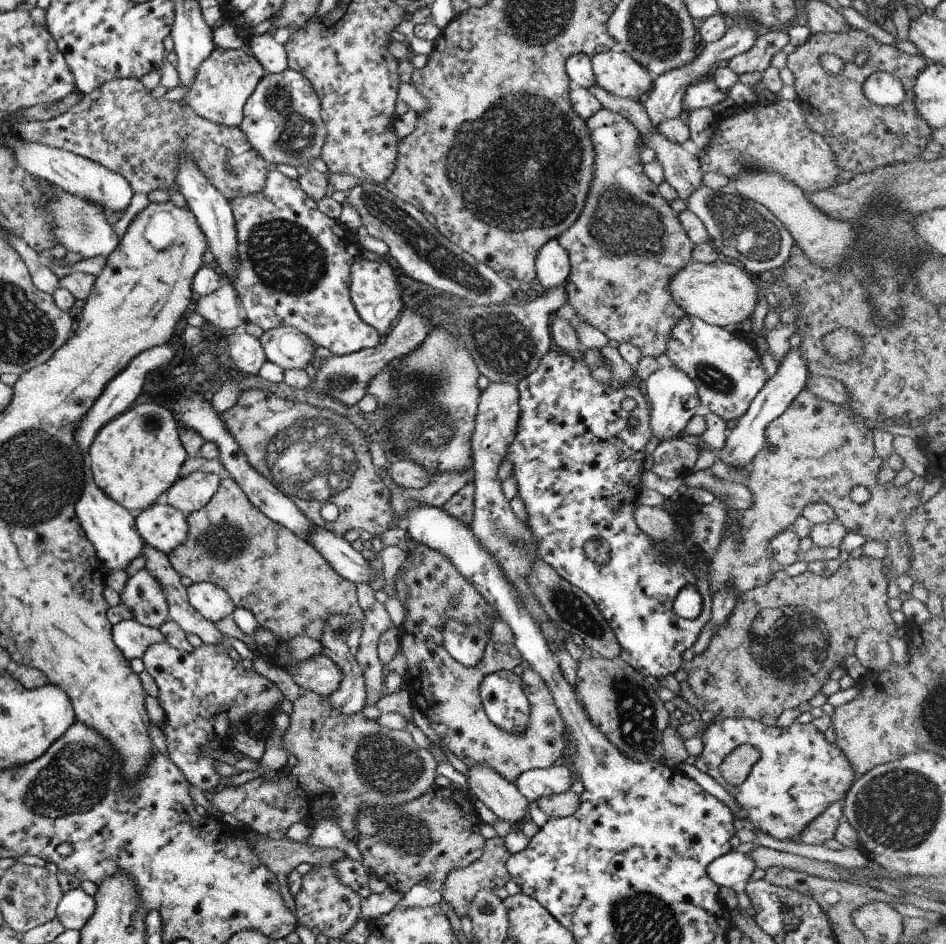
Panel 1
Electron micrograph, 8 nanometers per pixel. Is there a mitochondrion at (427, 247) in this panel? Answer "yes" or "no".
yes

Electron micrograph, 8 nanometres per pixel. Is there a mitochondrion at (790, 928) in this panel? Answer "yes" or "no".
no

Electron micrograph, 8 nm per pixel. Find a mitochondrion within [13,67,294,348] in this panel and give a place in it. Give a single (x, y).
(79, 223)

